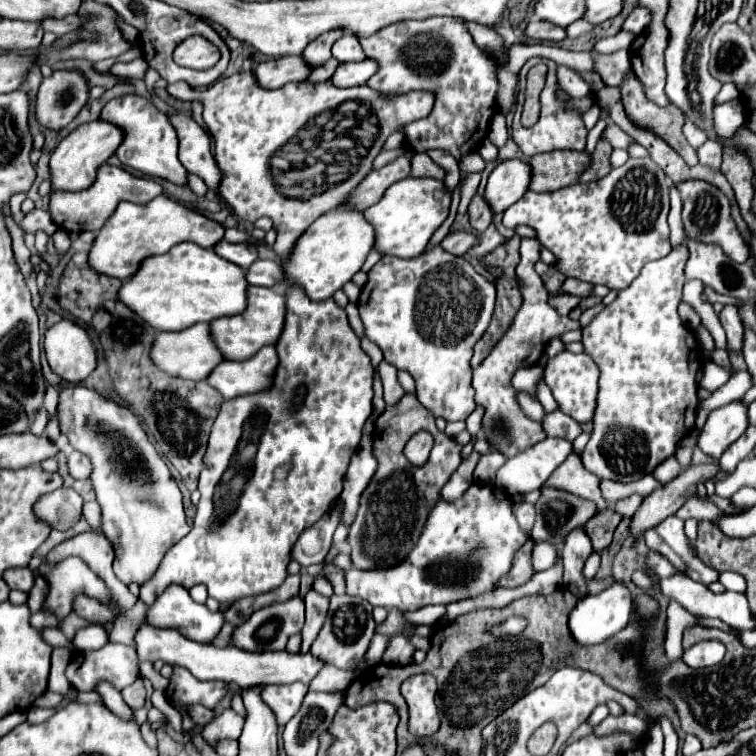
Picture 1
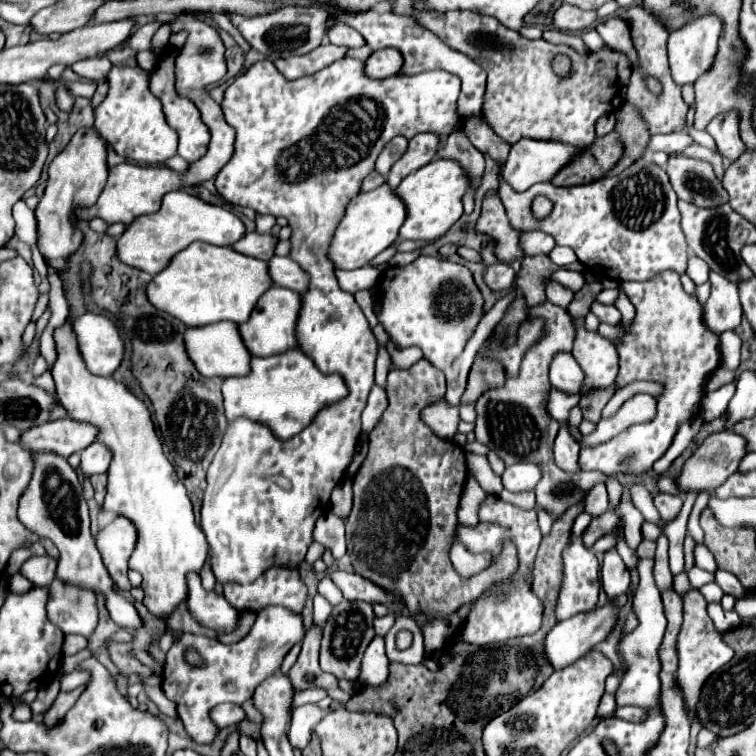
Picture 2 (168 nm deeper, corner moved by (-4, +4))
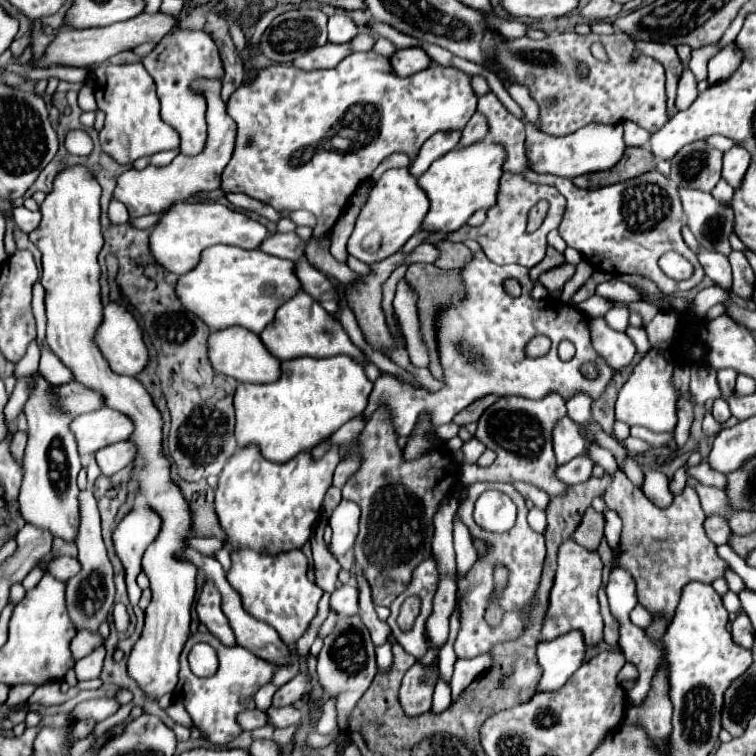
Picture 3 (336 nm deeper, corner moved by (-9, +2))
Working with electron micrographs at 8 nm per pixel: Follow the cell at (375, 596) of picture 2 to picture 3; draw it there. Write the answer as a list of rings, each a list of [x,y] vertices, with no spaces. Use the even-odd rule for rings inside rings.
[[[341,585],[339,589],[335,589],[335,593],[331,595],[331,609],[335,609],[337,613],[345,613],[345,615],[355,615],[357,607],[357,587],[353,585]]]

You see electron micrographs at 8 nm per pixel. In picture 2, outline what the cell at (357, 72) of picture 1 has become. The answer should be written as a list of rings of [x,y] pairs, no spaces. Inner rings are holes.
[[[392,47],[380,49],[380,51],[374,51],[370,59],[366,61],[366,73],[374,79],[386,79],[386,77],[400,73],[402,63],[404,59],[398,49],[392,49]]]

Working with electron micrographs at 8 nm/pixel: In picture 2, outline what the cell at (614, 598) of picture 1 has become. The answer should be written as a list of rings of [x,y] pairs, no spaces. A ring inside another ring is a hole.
[[[626,595],[618,597],[616,601],[612,601],[612,605],[608,607],[602,607],[602,609],[594,609],[592,613],[582,613],[582,615],[576,615],[576,617],[570,617],[566,621],[560,621],[556,623],[550,633],[546,635],[544,639],[544,655],[548,659],[548,663],[560,671],[560,669],[566,669],[568,665],[572,665],[576,659],[584,657],[584,653],[588,653],[596,643],[604,641],[608,637],[608,633],[614,629],[616,625],[616,613],[618,613],[618,607],[622,607],[626,603]]]

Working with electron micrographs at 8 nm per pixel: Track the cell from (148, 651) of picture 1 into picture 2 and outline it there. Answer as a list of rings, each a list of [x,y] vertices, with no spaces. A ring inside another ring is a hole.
[[[32,453],[34,469],[32,479],[26,487],[26,491],[20,497],[18,505],[18,519],[20,523],[40,539],[50,539],[58,551],[58,579],[74,583],[74,585],[92,585],[96,593],[106,597],[106,607],[110,611],[110,617],[120,627],[134,627],[138,629],[142,625],[132,601],[124,599],[112,589],[112,579],[102,563],[100,551],[96,549],[96,541],[90,533],[90,515],[88,515],[88,503],[82,495],[82,483],[78,481],[76,471],[70,467],[68,459],[56,453]]]

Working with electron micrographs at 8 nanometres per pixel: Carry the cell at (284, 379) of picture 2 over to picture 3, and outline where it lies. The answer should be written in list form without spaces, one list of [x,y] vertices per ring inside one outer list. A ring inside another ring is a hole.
[[[333,355],[323,359],[313,357],[295,357],[289,361],[281,361],[281,375],[275,383],[265,385],[253,385],[253,383],[239,383],[235,391],[235,437],[237,445],[259,445],[265,459],[275,463],[285,463],[291,457],[295,457],[303,449],[313,449],[317,443],[321,443],[325,437],[333,435],[343,423],[347,423],[351,417],[365,411],[365,403],[369,399],[369,393],[373,389],[373,383],[365,377],[365,371],[361,365],[357,365],[347,355]]]

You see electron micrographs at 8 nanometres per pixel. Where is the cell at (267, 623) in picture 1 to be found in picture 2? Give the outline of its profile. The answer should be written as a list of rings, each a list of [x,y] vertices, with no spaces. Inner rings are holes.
[[[268,607],[256,615],[256,621],[250,633],[234,643],[222,645],[218,639],[210,639],[204,635],[184,633],[166,653],[166,669],[162,673],[162,691],[170,701],[176,703],[176,711],[188,731],[188,735],[196,743],[212,743],[218,735],[218,727],[210,719],[210,711],[220,703],[234,703],[242,705],[244,701],[252,699],[254,689],[266,677],[274,675],[286,653],[300,643],[304,637],[302,617],[292,613],[284,607]],[[194,647],[206,661],[204,667],[190,667],[184,661],[184,651]]]

